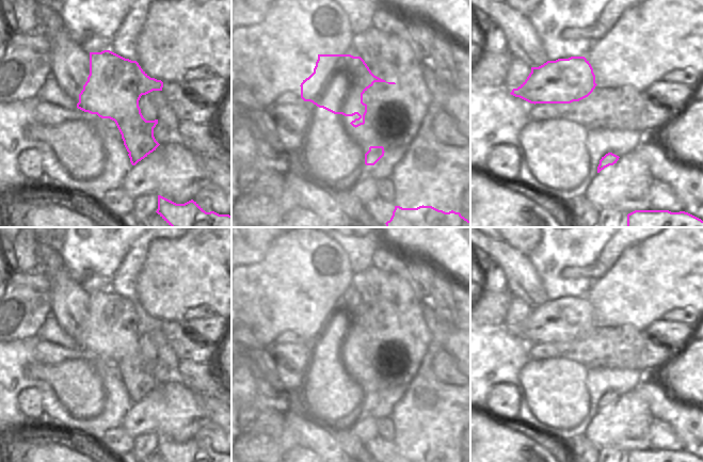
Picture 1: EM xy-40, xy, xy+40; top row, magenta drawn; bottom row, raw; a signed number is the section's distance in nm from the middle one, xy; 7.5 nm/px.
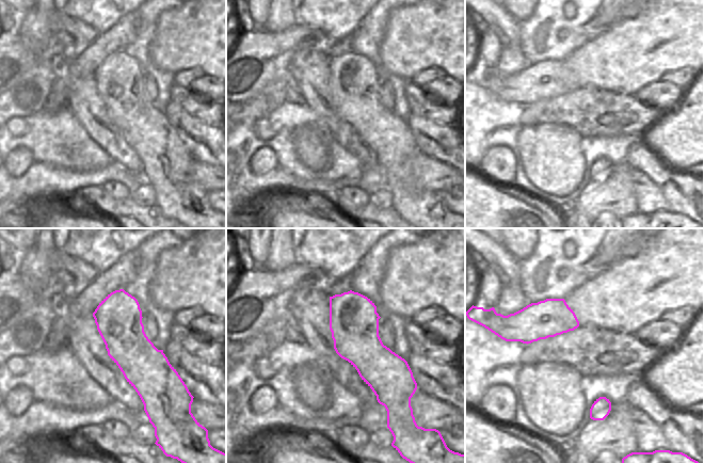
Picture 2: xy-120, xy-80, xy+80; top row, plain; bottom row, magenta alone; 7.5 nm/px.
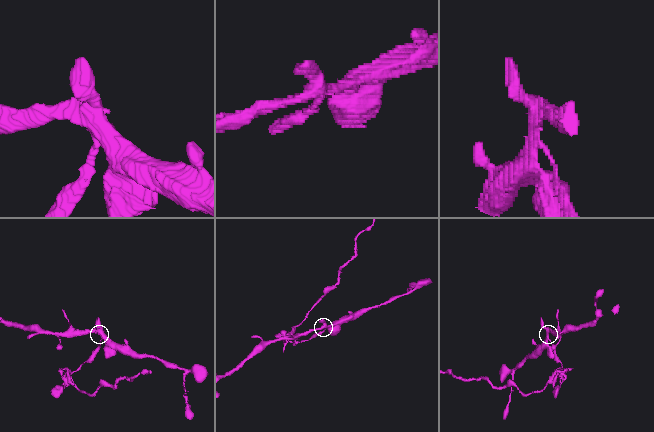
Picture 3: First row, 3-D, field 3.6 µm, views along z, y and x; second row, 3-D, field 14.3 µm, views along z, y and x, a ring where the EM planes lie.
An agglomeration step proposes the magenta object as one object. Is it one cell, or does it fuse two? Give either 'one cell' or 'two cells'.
two cells

